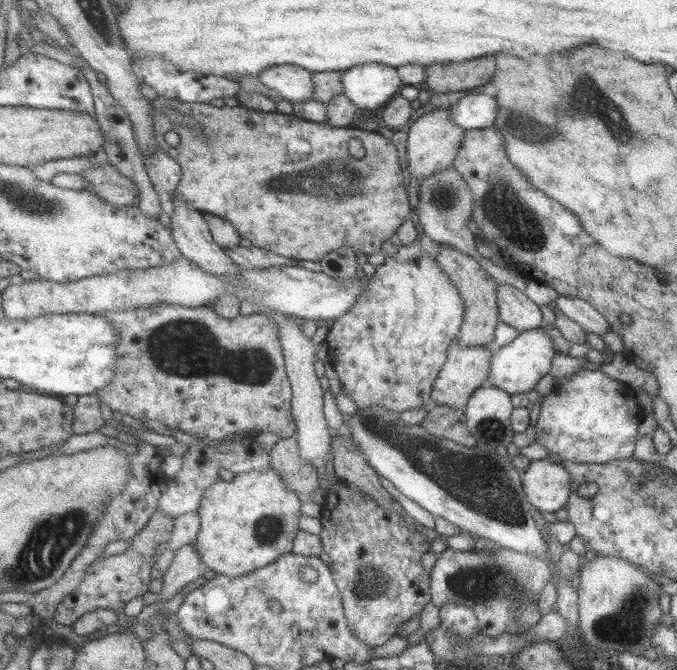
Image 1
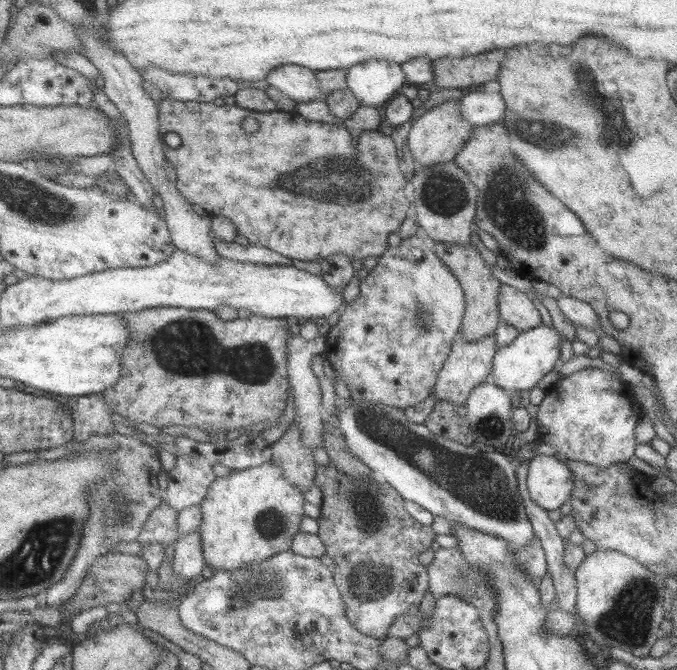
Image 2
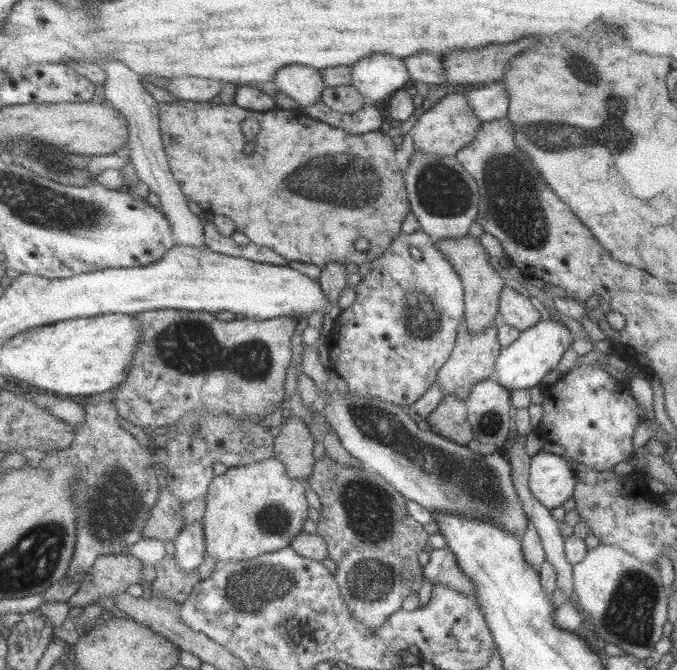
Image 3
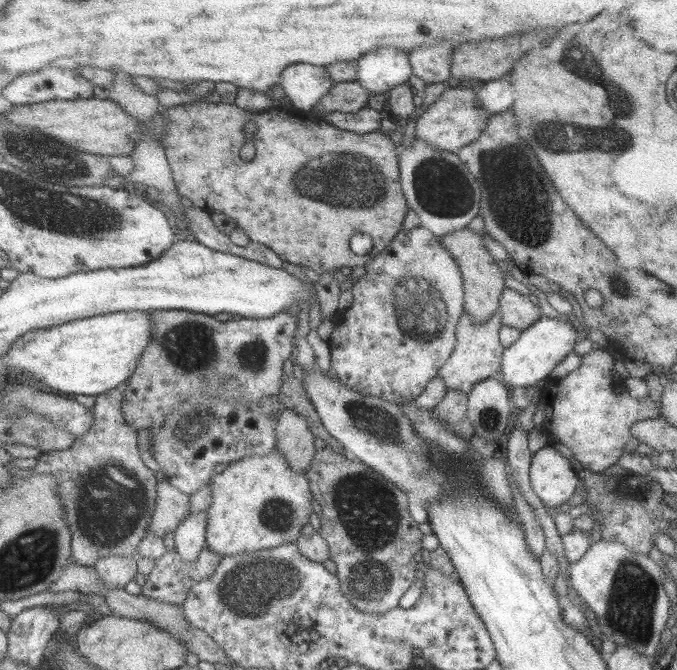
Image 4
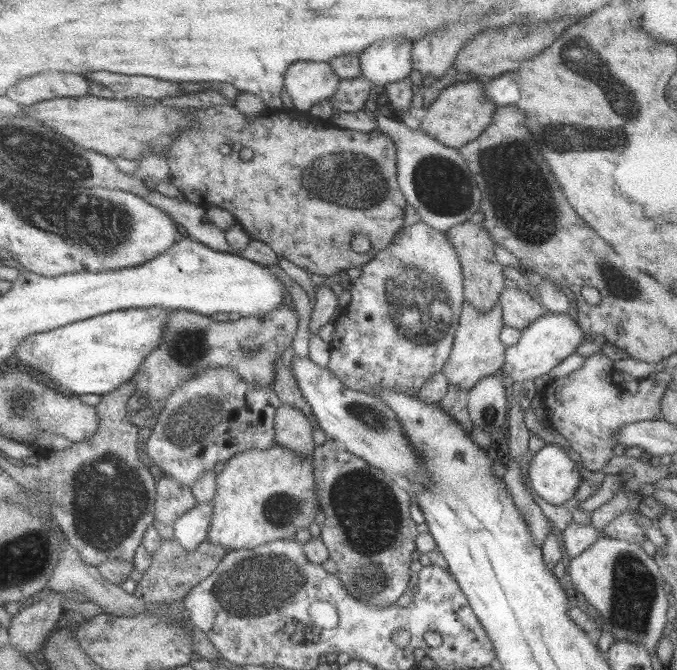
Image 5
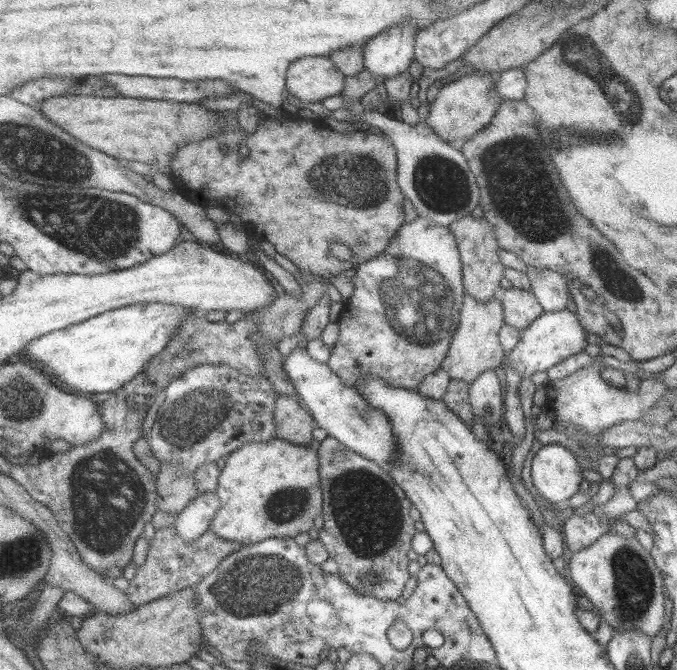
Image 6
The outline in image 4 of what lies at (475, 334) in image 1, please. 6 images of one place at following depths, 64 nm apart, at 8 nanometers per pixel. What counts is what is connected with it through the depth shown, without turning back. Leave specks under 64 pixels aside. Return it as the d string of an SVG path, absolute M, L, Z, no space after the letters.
M465 227L446 234L442 237L442 241L443 244L446 244L445 248L453 253L453 258L457 260L463 272L466 288L466 312L473 316L475 324L489 320L497 312L499 300L505 290L503 289L503 272L499 270L499 266L495 264L487 248L483 246L483 236L479 236L477 230Z

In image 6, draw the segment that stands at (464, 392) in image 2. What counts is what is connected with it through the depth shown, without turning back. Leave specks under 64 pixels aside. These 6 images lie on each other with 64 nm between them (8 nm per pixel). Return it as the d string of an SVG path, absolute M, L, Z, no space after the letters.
M467 294L458 332L442 367L453 379L461 379L467 381L467 384L473 384L472 382L477 380L483 371L493 369L501 363L503 348L499 344L498 334L504 323L502 304L499 304L497 298L479 302L477 298Z

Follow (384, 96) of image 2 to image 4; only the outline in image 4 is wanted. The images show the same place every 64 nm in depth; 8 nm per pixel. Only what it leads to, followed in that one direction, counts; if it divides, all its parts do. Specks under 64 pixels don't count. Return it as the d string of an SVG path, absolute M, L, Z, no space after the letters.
M373 48L371 52L361 55L358 65L359 76L357 81L362 82L370 90L370 93L389 93L393 87L406 83L414 75L410 52L397 50L397 48Z

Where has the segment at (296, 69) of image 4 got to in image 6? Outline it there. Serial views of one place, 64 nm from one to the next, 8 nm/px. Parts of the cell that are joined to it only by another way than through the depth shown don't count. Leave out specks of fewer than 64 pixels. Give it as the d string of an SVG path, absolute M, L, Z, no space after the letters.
M307 56L290 64L288 92L312 107L328 96L341 95L346 90L346 79L330 56Z

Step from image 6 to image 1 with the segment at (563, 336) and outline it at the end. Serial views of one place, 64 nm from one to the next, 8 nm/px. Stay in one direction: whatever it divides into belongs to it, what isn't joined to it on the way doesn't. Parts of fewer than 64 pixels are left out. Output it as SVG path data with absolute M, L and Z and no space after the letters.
M541 328L521 332L511 343L493 348L488 385L499 388L509 395L528 393L541 376L548 374L556 352L551 336Z

